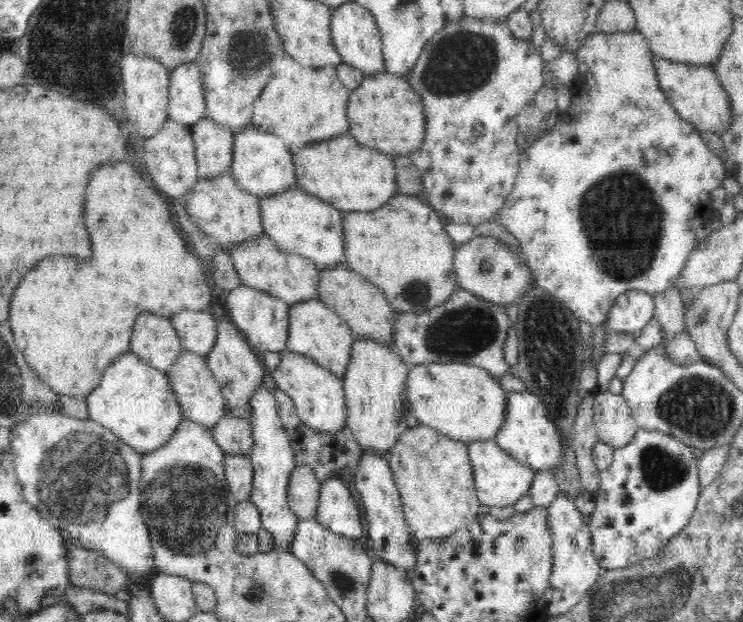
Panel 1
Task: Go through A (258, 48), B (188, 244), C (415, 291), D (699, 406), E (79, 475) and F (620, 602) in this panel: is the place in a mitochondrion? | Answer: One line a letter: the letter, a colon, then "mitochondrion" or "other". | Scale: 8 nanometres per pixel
A: mitochondrion
B: other
C: mitochondrion
D: mitochondrion
E: mitochondrion
F: mitochondrion

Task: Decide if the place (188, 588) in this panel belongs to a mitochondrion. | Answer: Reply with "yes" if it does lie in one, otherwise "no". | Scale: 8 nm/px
no

